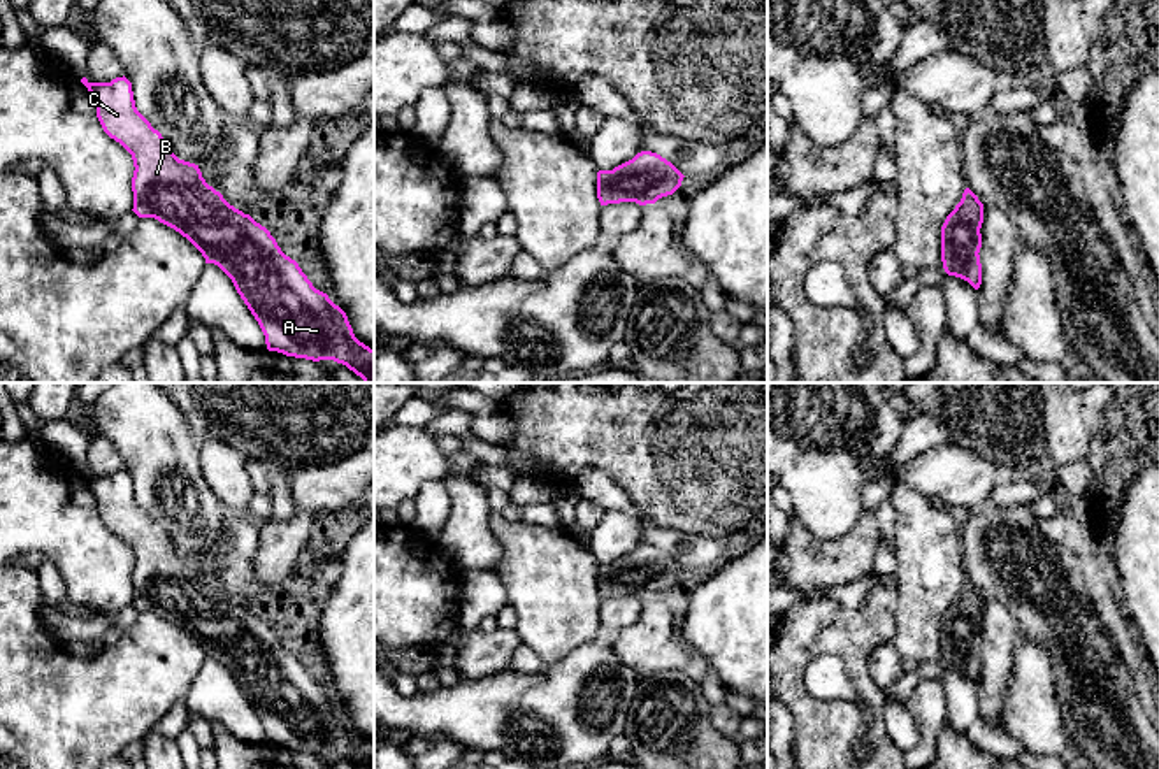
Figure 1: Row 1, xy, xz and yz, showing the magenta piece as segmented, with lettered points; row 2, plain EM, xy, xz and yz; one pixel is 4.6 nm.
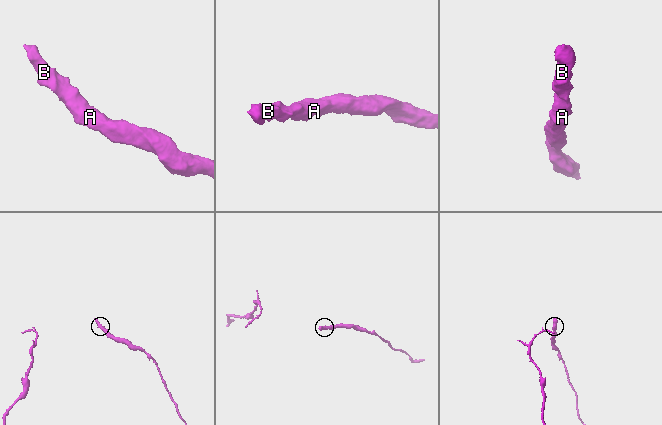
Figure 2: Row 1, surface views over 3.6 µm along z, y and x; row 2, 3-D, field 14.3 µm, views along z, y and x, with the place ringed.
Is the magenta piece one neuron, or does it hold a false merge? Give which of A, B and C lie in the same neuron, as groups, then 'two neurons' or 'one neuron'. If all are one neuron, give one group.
A B C | one neuron

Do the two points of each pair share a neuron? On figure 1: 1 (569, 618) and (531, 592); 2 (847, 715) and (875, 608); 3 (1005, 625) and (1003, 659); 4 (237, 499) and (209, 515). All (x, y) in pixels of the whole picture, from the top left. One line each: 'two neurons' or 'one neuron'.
1: one neuron
2: one neuron
3: one neuron
4: two neurons

